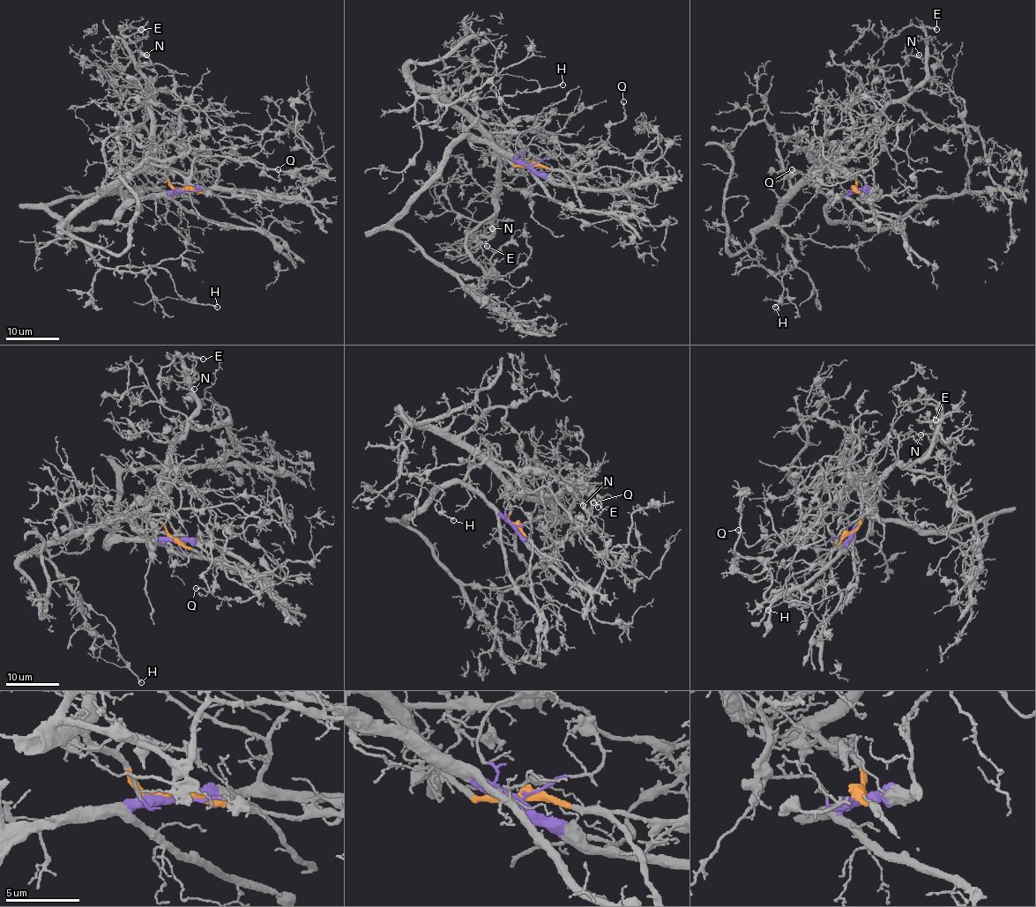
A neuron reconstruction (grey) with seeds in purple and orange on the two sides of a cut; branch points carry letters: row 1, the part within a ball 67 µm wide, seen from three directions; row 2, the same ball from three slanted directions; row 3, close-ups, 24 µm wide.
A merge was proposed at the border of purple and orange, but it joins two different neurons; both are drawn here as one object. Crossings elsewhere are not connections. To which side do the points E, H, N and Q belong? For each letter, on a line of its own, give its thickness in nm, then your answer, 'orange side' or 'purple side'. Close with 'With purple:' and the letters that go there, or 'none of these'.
E: calibre 200 nm; orange side
H: calibre 170 nm; orange side
N: calibre 90 nm; orange side
Q: calibre 110 nm; purple side
With purple: Q

